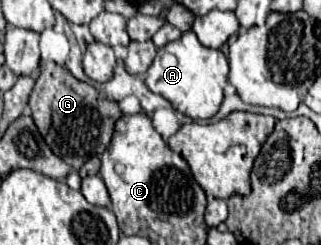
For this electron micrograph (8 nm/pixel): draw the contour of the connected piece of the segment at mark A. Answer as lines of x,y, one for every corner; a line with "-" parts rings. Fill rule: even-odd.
189,30
179,40
169,42
167,46
157,50
155,60
147,70
145,84
149,86
151,92
167,98
177,112
197,120
197,118
211,118
217,114
223,102
223,88
227,84
227,74
229,74
229,62
225,54
221,50
203,46
197,40
197,34

